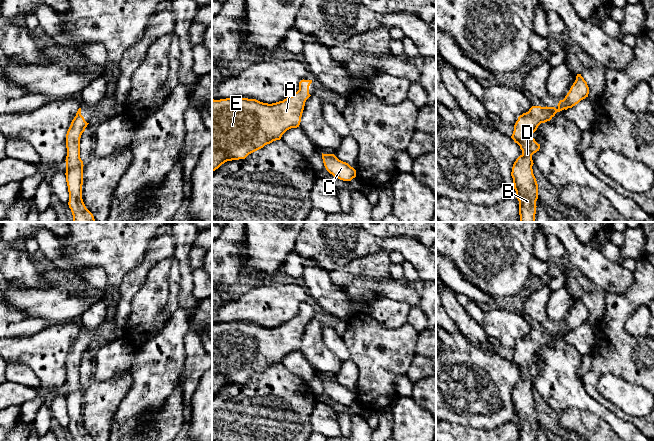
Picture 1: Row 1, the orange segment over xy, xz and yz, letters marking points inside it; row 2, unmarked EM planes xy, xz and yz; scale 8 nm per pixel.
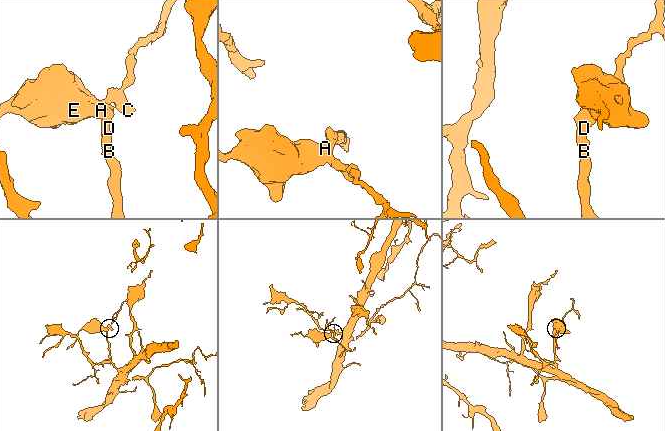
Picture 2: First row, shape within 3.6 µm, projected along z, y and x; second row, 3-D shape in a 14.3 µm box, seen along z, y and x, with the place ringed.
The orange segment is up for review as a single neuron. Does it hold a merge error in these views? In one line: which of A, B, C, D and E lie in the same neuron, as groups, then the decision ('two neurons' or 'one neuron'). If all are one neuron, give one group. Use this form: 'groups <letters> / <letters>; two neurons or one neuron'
groups A B C D E; one neuron

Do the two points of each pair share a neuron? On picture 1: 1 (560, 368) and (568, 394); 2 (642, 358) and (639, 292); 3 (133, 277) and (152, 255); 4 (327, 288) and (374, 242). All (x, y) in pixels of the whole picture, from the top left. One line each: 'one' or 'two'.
1: one
2: one
3: one
4: two

